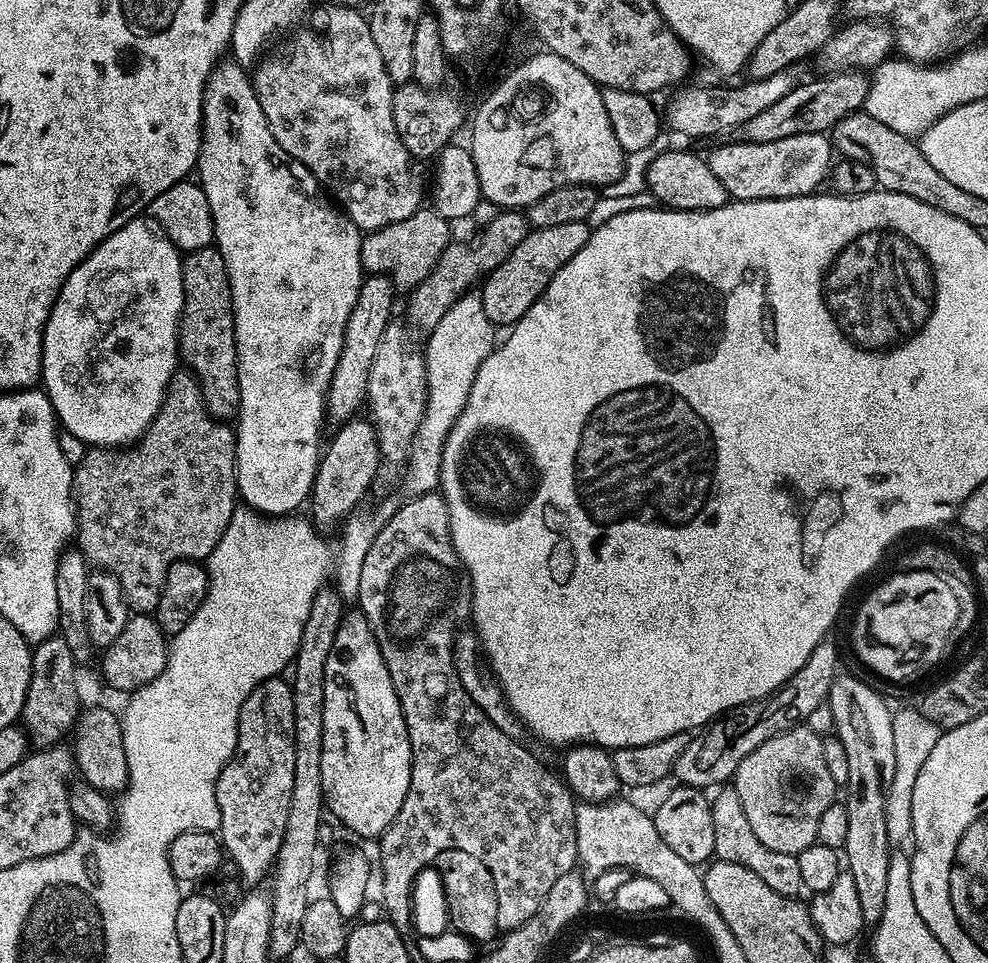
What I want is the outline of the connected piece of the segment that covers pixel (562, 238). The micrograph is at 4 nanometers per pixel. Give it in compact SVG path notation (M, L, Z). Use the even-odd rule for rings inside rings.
M582 221L546 229L532 228L528 236L522 238L518 246L514 246L506 262L487 273L483 281L484 289L479 289L478 295L486 306L486 316L490 318L490 322L497 326L516 325L522 314L526 314L526 310L530 310L530 306L534 306L537 298L544 293L546 286L550 286L550 278L554 278L554 274L558 274L558 270L562 270L562 266L566 266L566 262L570 262L570 258L574 258L574 254L578 254L578 250L586 246L592 231Z

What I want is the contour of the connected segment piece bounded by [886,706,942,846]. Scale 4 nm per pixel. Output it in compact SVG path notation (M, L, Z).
M919 707L904 708L893 715L894 722L894 782L890 782L890 790L886 798L886 834L893 845L900 846L903 840L907 841L912 835L912 811L910 798L914 794L914 782L918 779L918 770L926 762L930 750L934 750L934 742L938 742L942 731L930 718L920 713Z

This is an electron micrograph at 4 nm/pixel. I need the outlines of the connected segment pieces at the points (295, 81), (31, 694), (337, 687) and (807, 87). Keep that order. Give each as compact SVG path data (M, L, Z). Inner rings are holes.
M317 3L307 13L308 28L300 26L295 29L296 37L289 42L288 49L278 53L276 60L263 59L255 69L254 83L258 94L258 103L262 105L262 114L266 114L266 122L270 122L270 130L274 134L278 146L282 146L282 150L286 150L286 154L290 154L290 158L298 158L298 162L302 162L302 166L306 166L312 171L317 182L331 193L335 203L352 219L361 233L376 232L379 228L385 228L394 222L402 222L406 218L410 218L419 210L426 200L424 176L420 173L419 166L416 165L419 164L417 157L412 156L410 150L406 150L404 137L400 135L394 120L394 102L392 101L394 85L386 70L386 62L382 62L382 54L374 42L374 34L370 34L368 16L365 13L360 13L356 8L347 8L344 4L319 4Z
M57 634L39 641L32 650L32 677L30 690L26 694L22 727L36 746L56 746L64 735L71 733L80 719L80 684L76 681L76 655L64 641L63 635Z
M359 610L343 617L325 668L325 709L322 725L322 790L327 811L333 812L356 836L379 838L398 818L412 777L412 747L400 699L383 660L379 642Z
M863 71L837 72L818 78L820 79L812 78L804 84L799 84L781 101L744 122L734 130L735 139L739 142L766 144L789 136L827 133L842 117L859 111L866 102L870 80Z

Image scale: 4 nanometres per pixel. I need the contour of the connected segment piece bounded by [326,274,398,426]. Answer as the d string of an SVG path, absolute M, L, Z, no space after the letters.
M379 274L365 275L358 290L358 302L354 302L354 310L350 310L350 318L346 322L346 334L340 361L336 373L332 376L332 386L328 389L326 412L333 425L339 426L353 419L356 412L365 407L368 399L368 379L370 366L374 366L374 354L378 354L378 342L382 342L382 334L386 334L386 326L393 323L392 303L396 300L398 289L388 276Z

